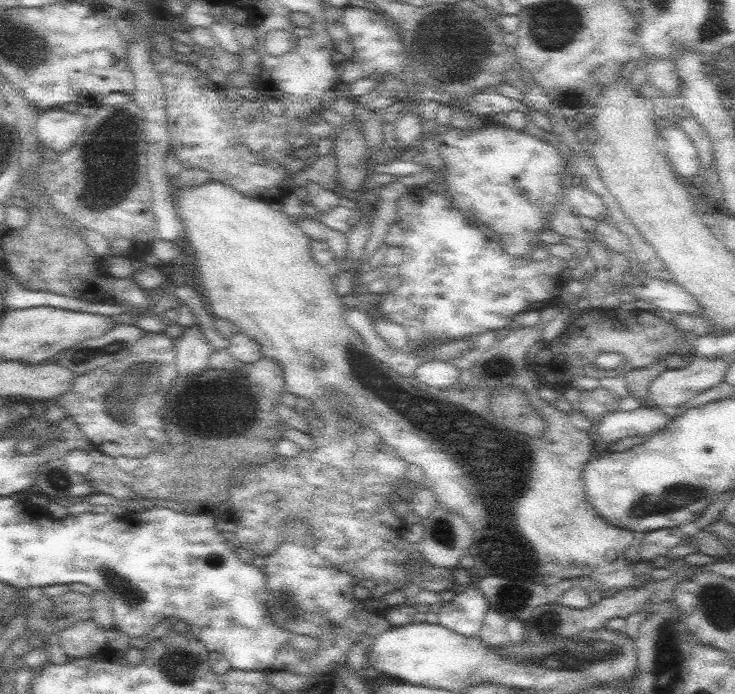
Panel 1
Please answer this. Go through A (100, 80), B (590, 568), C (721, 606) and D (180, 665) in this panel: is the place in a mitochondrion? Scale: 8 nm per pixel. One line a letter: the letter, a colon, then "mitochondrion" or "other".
A: other
B: other
C: mitochondrion
D: mitochondrion

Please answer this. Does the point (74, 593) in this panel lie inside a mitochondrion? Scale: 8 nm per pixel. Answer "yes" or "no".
no

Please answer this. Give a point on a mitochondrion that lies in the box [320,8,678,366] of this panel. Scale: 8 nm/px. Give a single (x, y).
(447, 48)

